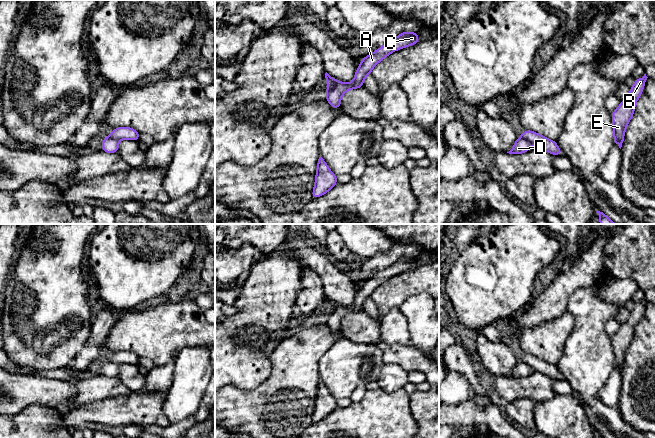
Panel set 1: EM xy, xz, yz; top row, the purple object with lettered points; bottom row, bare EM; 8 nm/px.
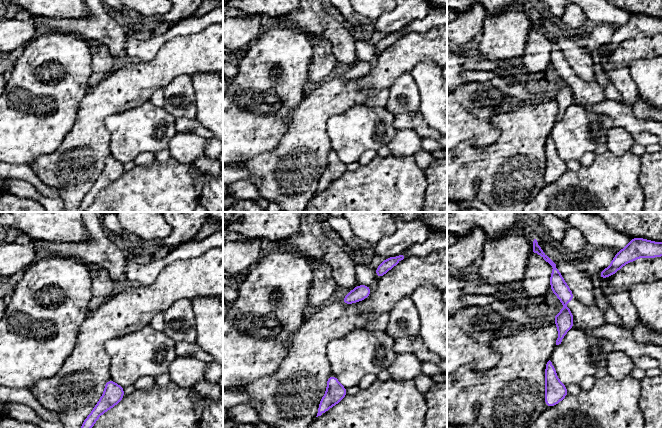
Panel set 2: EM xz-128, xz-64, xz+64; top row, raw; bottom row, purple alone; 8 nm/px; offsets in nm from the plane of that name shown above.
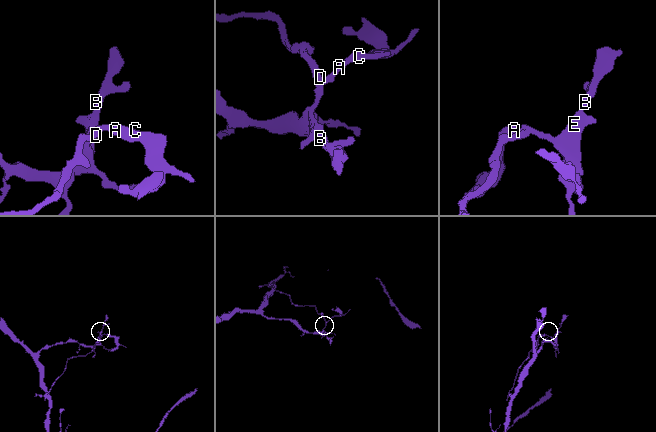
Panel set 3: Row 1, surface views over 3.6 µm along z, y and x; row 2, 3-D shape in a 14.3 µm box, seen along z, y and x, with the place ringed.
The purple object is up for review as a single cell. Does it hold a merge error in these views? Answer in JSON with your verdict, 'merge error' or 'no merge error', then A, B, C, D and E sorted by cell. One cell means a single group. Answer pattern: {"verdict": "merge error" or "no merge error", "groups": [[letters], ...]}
{"verdict": "merge error", "groups": [["A", "B", "C", "E"], ["D"]]}

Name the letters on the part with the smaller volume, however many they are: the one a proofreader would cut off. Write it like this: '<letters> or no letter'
D

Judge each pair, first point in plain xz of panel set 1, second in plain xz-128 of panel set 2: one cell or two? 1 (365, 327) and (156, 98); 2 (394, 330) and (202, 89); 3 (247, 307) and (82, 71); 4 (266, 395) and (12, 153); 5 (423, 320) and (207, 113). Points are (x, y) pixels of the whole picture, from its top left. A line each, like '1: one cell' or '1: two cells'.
1: one cell
2: two cells
3: one cell
4: two cells
5: one cell

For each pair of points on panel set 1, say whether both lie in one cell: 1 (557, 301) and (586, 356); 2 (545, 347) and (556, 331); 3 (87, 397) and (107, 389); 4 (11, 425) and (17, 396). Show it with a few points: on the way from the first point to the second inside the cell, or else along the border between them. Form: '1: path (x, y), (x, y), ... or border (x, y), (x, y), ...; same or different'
1: border (577, 289), (571, 296), (566, 310); different
2: path (546, 343), (552, 335); same
3: path (92, 392), (95, 389), (102, 389); same
4: border (34, 405), (29, 405), (10, 417); different

